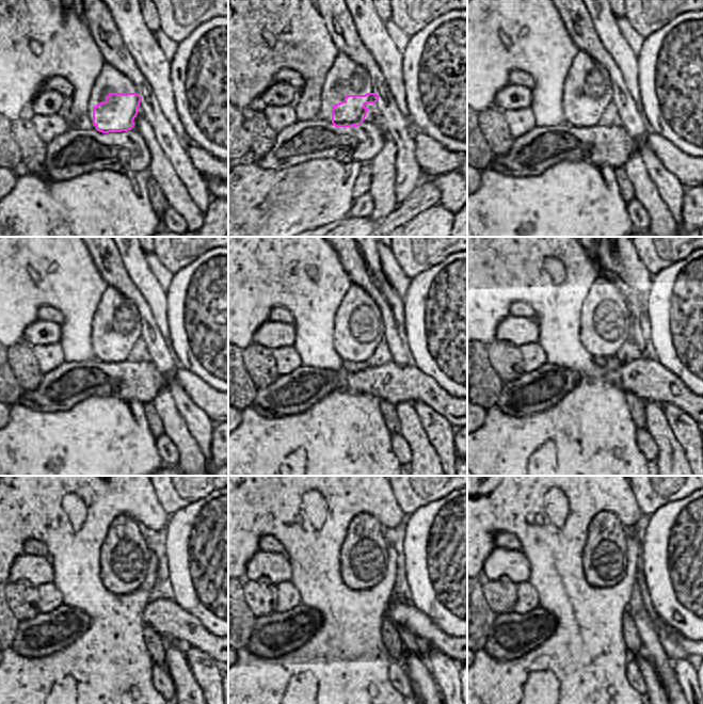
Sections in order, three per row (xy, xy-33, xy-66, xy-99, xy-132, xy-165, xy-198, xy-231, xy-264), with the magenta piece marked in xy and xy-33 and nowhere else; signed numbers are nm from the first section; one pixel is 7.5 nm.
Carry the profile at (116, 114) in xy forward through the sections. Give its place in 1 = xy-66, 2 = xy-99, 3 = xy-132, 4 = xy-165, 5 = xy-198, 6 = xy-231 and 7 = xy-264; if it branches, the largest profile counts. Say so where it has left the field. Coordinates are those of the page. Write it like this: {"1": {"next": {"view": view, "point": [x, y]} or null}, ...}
{"1": {"next": {"view": "xy-66", "point": [587, 97]}}, "2": {"next": {"view": "xy-99", "point": [115, 329]}}, "3": {"next": {"view": "xy-132", "point": [358, 335]}}, "4": {"next": {"view": "xy-165", "point": [604, 323]}}, "5": {"next": {"view": "xy-198", "point": [125, 553]}}, "6": {"next": {"view": "xy-231", "point": [365, 557]}}, "7": {"next": {"view": "xy-264", "point": [606, 554]}}}

